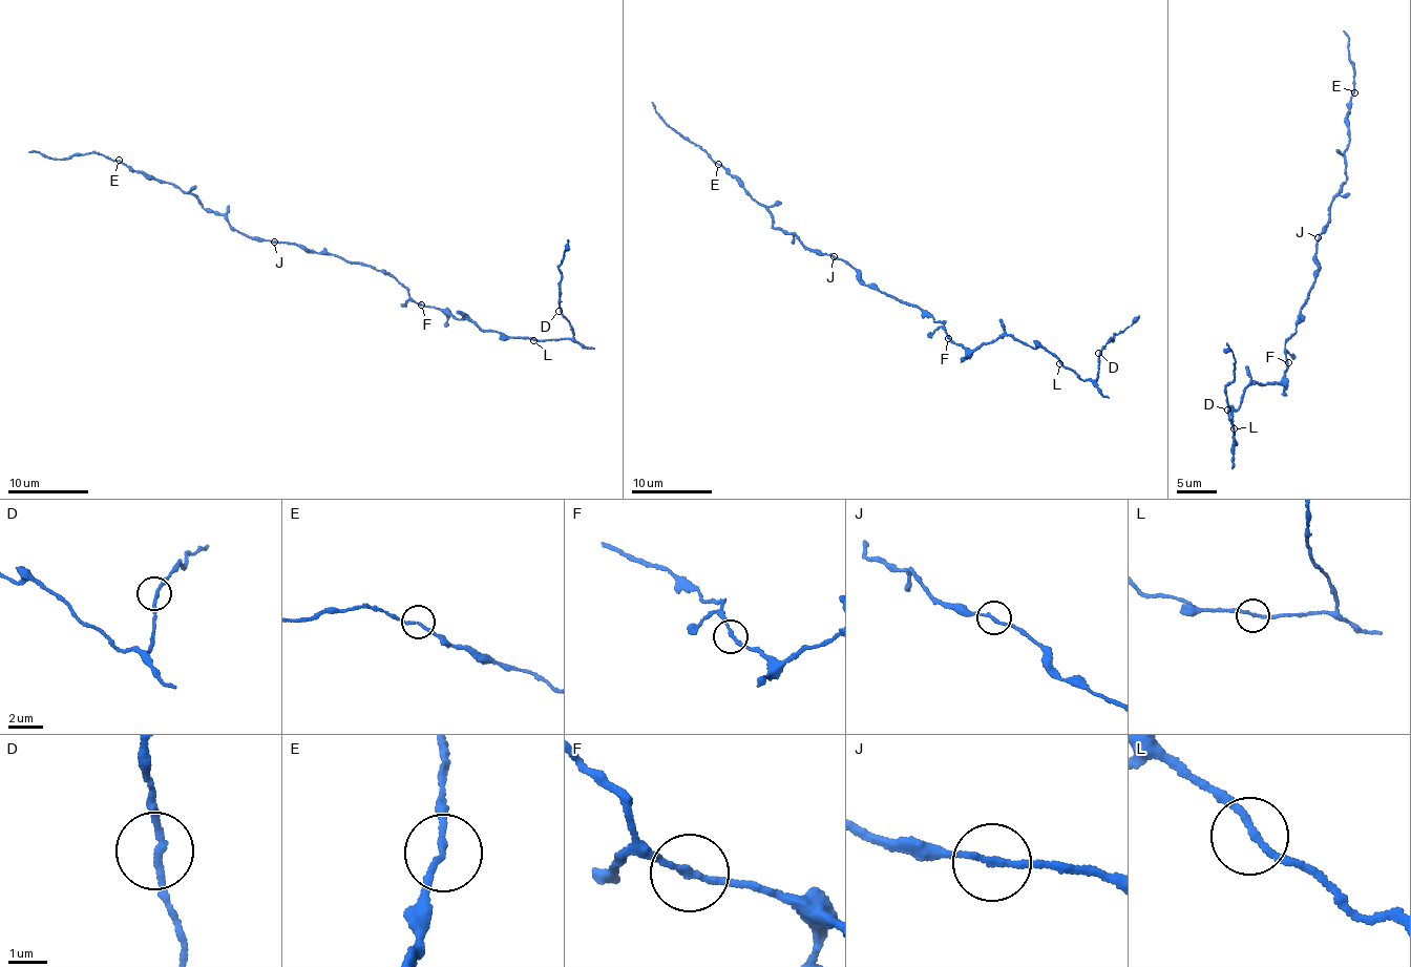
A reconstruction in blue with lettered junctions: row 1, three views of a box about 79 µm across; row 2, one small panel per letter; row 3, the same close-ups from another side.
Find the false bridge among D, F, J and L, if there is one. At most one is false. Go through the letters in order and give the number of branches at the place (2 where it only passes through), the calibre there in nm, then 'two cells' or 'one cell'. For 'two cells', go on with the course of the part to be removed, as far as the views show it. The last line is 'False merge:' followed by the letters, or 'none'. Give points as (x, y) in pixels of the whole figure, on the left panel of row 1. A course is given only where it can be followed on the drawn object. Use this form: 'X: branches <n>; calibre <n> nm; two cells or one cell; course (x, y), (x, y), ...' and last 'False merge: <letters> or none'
D: branches 2; calibre 160 nm; one cell
F: branches 2; calibre 150 nm; one cell
J: branches 2; calibre 150 nm; one cell
L: branches 2; calibre 160 nm; one cell
False merge: none

